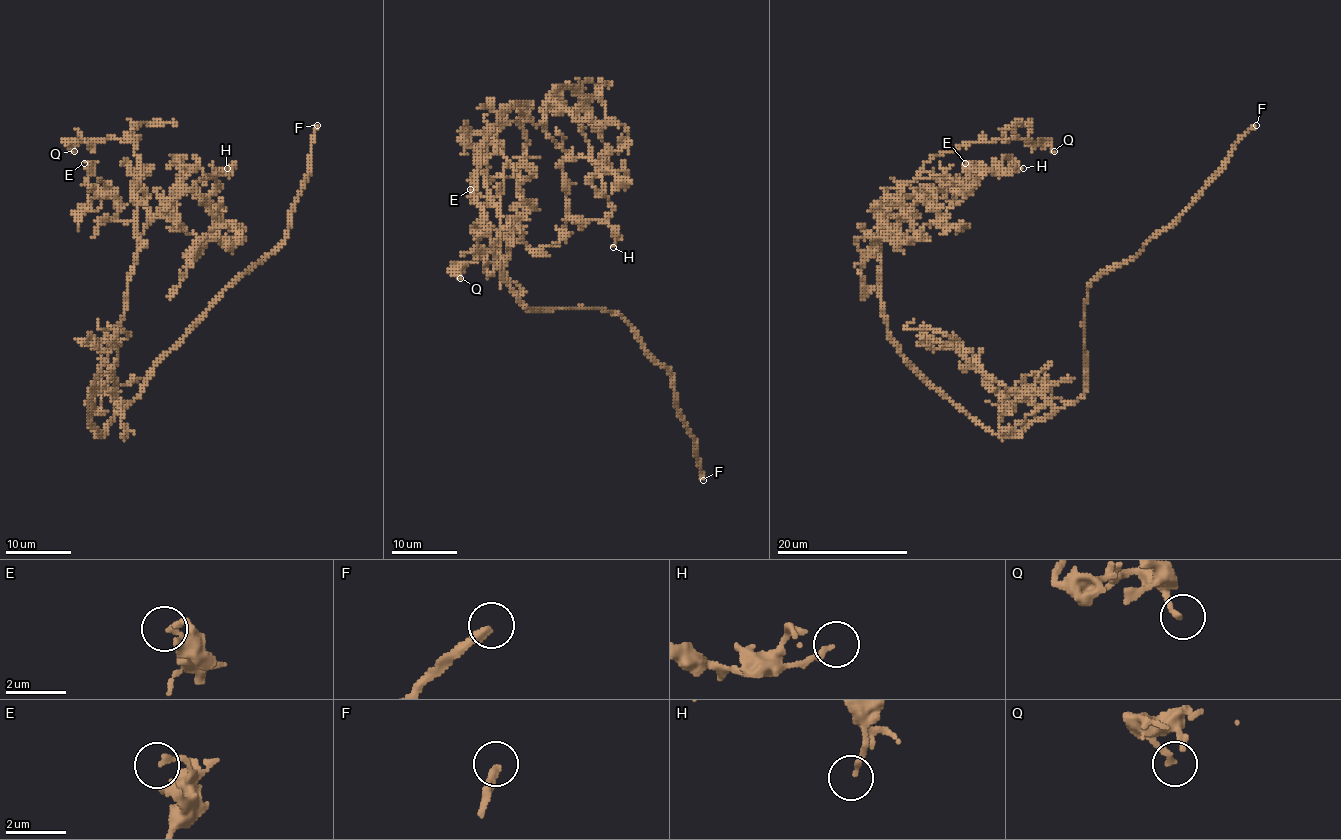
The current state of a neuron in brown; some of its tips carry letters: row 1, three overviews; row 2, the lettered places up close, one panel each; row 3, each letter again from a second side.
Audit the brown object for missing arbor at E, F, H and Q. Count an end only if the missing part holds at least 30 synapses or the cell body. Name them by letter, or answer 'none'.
F

